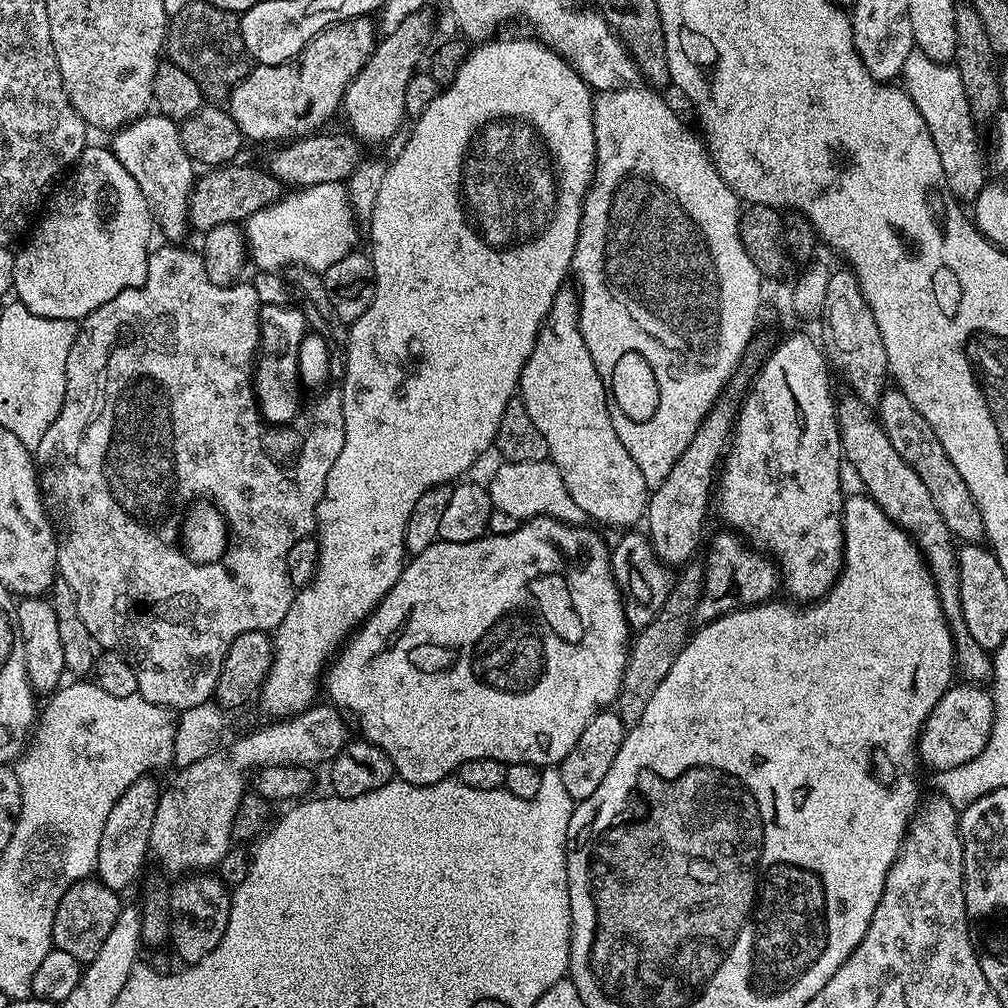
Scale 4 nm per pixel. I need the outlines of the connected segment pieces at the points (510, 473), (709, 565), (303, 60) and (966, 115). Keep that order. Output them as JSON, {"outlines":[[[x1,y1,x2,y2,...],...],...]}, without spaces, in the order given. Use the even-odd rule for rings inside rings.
{"outlines":[[[551,460,500,462,497,465,492,481,487,481,486,484,493,508,503,510,522,522,532,520,535,516,552,516,555,520,564,521,565,524,581,523,582,513,579,508,575,506,564,508,566,493,559,483,554,482,554,465]],[[723,530,708,548,708,561,703,561,704,592,697,604,695,619,700,622,717,620,738,608,750,608,773,599,782,584,779,567,765,553,755,549,743,536]],[[355,16,349,20,340,20,337,24,322,30,322,34,312,39,292,60,281,64,256,64,252,71,246,74,246,78,242,78,238,86,234,86,226,101,227,110,234,118,234,122,238,122,238,130,242,130,245,141,288,142,321,129,318,127,326,123,335,112,337,115,344,102,345,90,350,86,352,79,364,69,377,43,377,25,369,17]],[[913,49,900,75,902,86,918,107,938,149,946,182,956,200,964,204,975,201,986,183,984,160,980,154,978,134,974,126,975,115,966,98,961,75,954,66,934,62,920,49]]]}

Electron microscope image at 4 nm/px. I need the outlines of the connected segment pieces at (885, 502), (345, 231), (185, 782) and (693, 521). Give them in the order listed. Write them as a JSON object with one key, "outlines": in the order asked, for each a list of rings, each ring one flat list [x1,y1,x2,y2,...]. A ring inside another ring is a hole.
{"outlines":[[[845,394,839,397,836,406,836,420,840,423,840,447,845,461,856,467,860,480,864,483,863,491,871,496,876,505,887,516,904,529,920,548,920,553,928,563,934,586,938,590,938,598,942,602,944,616,952,631,952,642,956,646,956,668,965,681,984,682,991,677,993,657,989,649,978,646,974,638,970,638,970,630,966,630,966,622,962,614,960,601,960,571,956,561,957,545,954,543,952,531,946,526,938,506,934,506,934,498,930,498,930,490,922,483,922,478,910,470,910,466,890,446,890,438,886,438,884,427,877,415,865,400,857,396]],[[343,183,315,184,312,188,303,188,296,195,285,195,276,204,255,212,246,222,247,251,250,260,261,272,274,272,284,270,289,265,309,268,310,271,322,274,334,262,346,258,357,247,356,220,350,197]],[[317,703,315,706,300,712,297,716,281,719,279,722,270,722,266,728,260,728,241,740,236,740,229,750,228,756,211,754,200,761,192,762,181,767,173,778,172,785,165,787,160,793,158,810,154,814,154,826,150,830,148,843,151,855,168,872,176,874,200,874,205,870,212,870,215,866,223,865,225,856,229,855,230,846,233,847,232,823,234,814,238,812,238,802,244,797,244,772,251,773,258,768,269,768,275,764,285,766,317,766,327,765,339,754,350,739,348,733,349,721,345,713,331,703]],[[721,398,716,401,716,405,708,412,708,416,700,423,700,426,690,446,682,452,682,458,674,462,674,470,666,474,666,478,659,486,651,489,648,497,648,511,646,513,646,535,654,549,654,556,657,561,661,560,661,565,678,564,684,566,696,556,696,547,700,544,700,535,704,532,704,515,708,512,708,499,714,496,714,481,718,476,718,469,721,467,722,459,726,454,726,447,734,434,734,421,738,416,738,408,731,404,728,398]]]}

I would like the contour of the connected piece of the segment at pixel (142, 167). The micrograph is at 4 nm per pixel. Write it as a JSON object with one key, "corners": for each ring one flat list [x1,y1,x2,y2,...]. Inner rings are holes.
{"corners":[[145,114,134,123,116,129,111,140,110,147,118,162,134,174,134,182,138,182,138,190,142,190,142,198,146,198,159,235,161,232,168,242,183,241,180,239,190,232,188,200,194,187,194,162,180,141,180,124,169,116]]}

